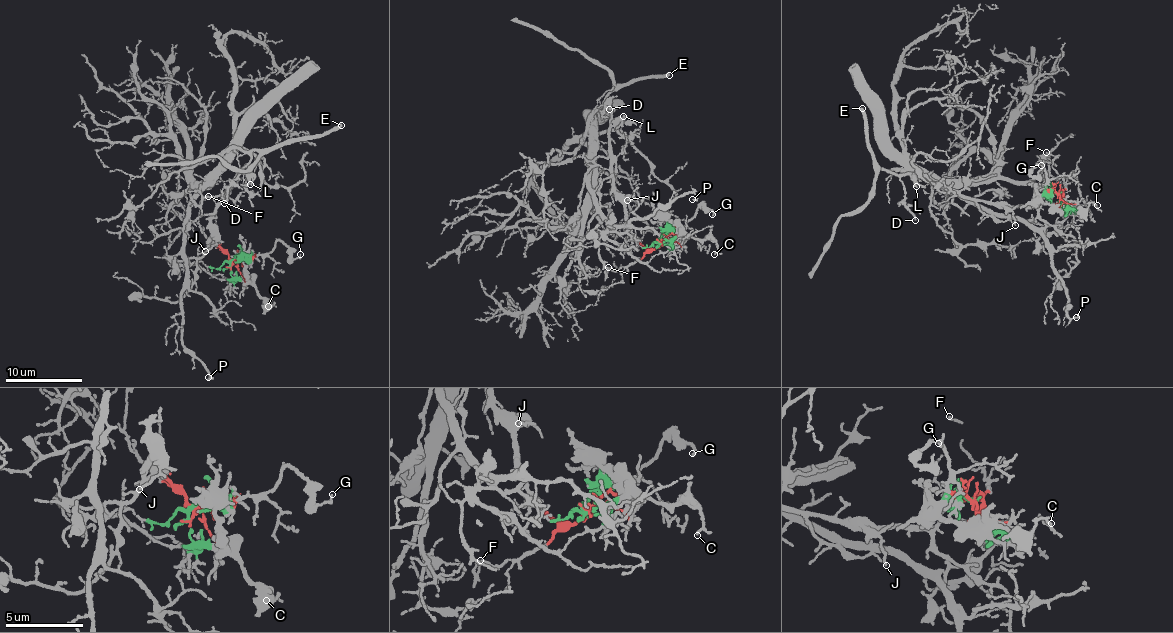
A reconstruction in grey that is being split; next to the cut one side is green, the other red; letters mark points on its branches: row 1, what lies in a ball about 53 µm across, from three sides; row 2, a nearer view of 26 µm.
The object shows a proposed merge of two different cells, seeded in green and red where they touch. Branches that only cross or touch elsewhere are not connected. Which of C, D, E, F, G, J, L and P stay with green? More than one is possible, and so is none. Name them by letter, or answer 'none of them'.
C, P

